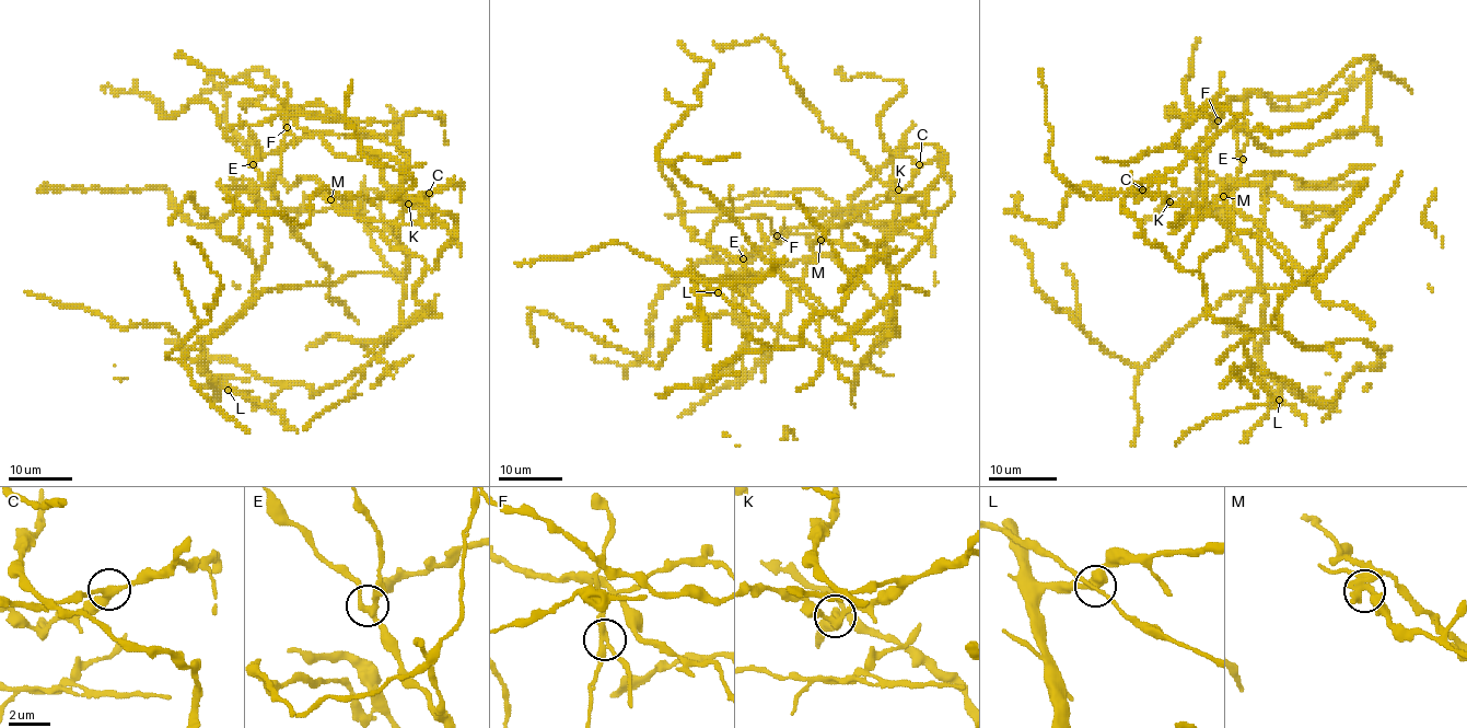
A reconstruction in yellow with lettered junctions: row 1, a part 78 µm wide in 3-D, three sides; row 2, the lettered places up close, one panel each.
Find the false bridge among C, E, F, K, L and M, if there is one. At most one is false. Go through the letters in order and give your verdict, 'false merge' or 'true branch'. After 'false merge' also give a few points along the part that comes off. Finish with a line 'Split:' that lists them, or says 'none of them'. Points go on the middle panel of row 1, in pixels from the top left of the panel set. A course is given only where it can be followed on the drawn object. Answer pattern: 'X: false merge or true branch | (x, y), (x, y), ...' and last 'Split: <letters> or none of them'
C: true branch
E: true branch
F: false merge | (777, 234), (814, 234), (850, 210), (815, 189), (798, 188), (730, 199), (729, 186)
K: true branch
L: true branch
M: true branch
Split: F

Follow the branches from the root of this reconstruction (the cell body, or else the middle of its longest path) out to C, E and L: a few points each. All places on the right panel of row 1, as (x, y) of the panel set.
C: (1282, 198), (1337, 208), (1358, 186), (1322, 240), (1320, 263), (1296, 282), (1257, 238), (1142, 189)
E: (1282, 198), (1264, 185), (1223, 180), (1199, 195), (1203, 189), (1199, 171), (1211, 173), (1230, 193), (1243, 159)
L: (1282, 198), (1276, 196), (1267, 183), (1261, 231), (1267, 338), (1260, 365), (1278, 381), (1279, 400)

